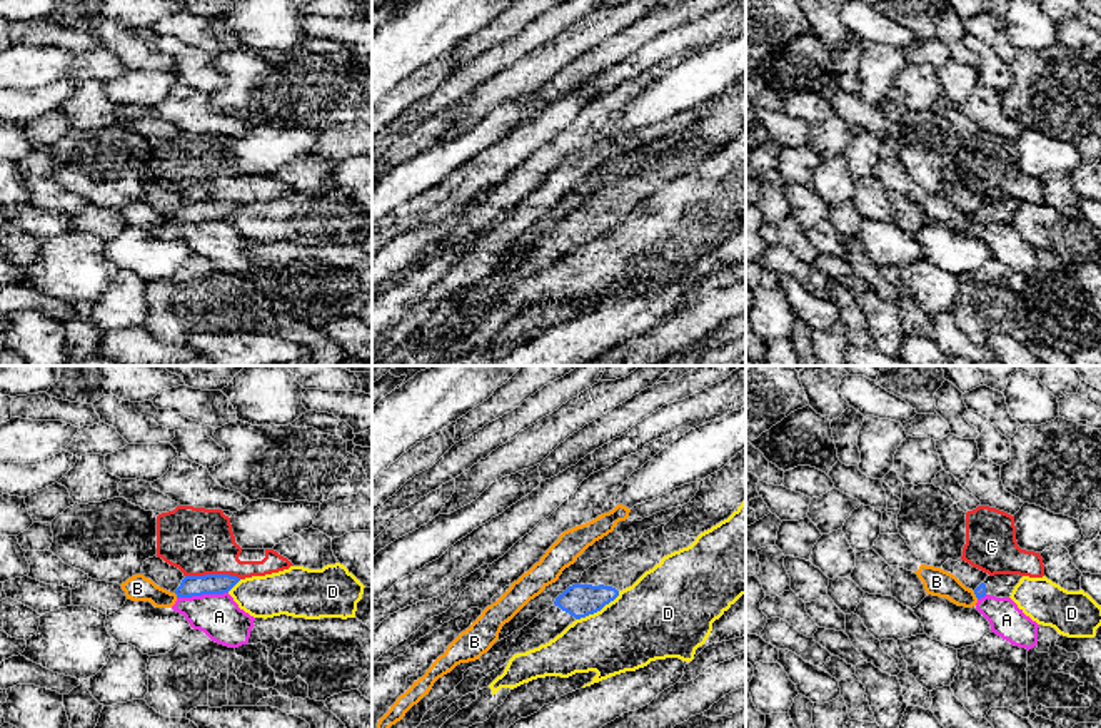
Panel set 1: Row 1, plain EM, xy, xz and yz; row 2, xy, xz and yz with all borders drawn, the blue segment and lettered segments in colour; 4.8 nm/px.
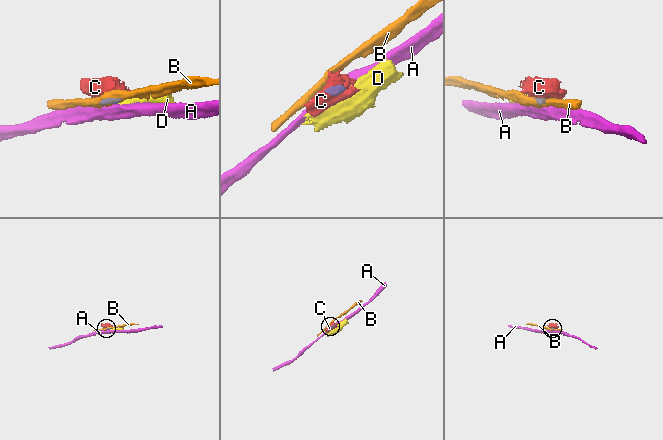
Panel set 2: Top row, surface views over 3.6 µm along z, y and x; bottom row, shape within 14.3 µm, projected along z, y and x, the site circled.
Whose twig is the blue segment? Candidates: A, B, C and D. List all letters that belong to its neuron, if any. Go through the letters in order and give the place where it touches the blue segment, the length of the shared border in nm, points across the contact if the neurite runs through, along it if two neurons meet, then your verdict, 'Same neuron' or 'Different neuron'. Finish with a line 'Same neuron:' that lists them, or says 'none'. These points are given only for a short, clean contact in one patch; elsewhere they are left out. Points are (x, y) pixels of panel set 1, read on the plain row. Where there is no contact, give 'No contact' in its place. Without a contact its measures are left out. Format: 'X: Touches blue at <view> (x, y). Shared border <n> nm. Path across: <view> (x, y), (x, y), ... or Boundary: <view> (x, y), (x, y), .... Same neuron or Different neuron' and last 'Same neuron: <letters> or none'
A: Touches blue at xy (202, 219). Shared border 260 nm. Boundary: xy (227, 217), (177, 224). Different neuron
B: Touches blue at xy (175, 219). Shared border 30 nm. Boundary: xy (174, 219), (177, 222). Different neuron
C: Touches blue at xy (214, 201). Shared border 280 nm. Boundary: xy (186, 201), (236, 201), (241, 204). Different neuron
D: Touches blue at xz (598, 236). Shared border 260 nm. Boundary: xz (619, 217), (599, 236), (576, 246). Different neuron
Same neuron: none

